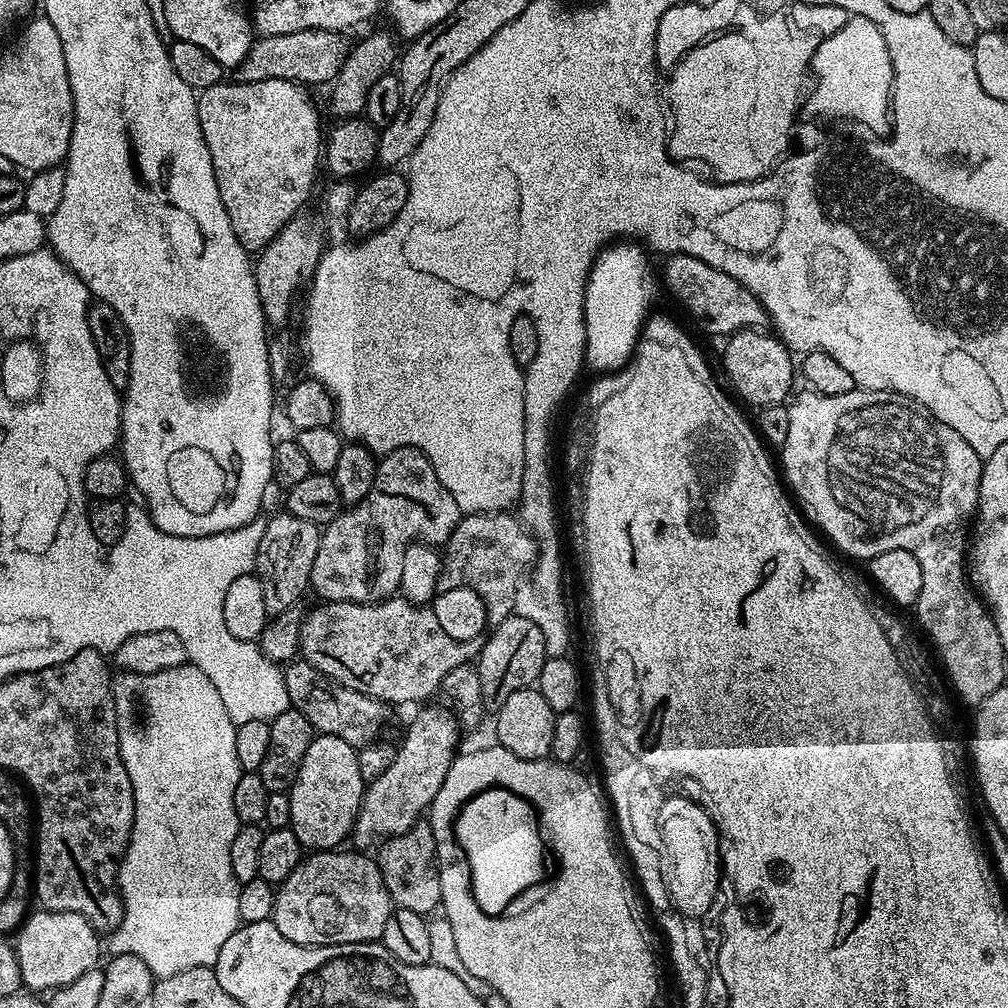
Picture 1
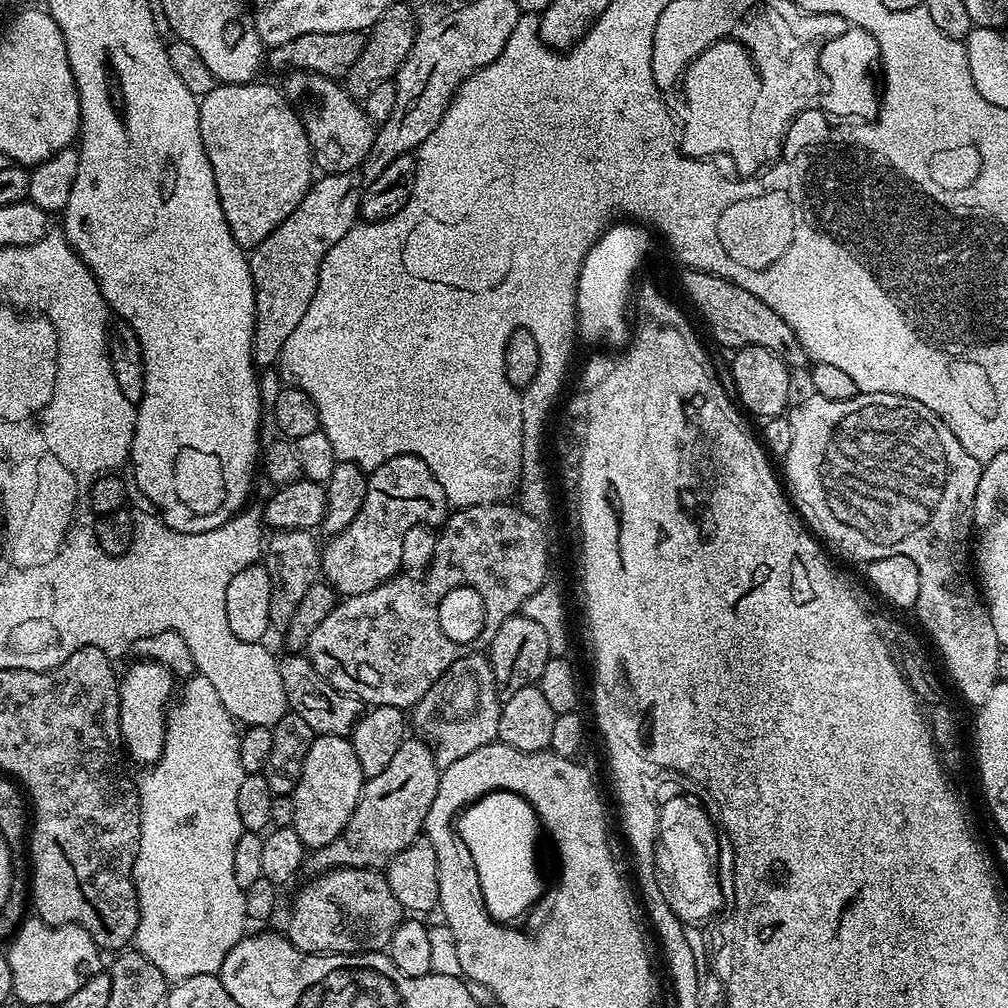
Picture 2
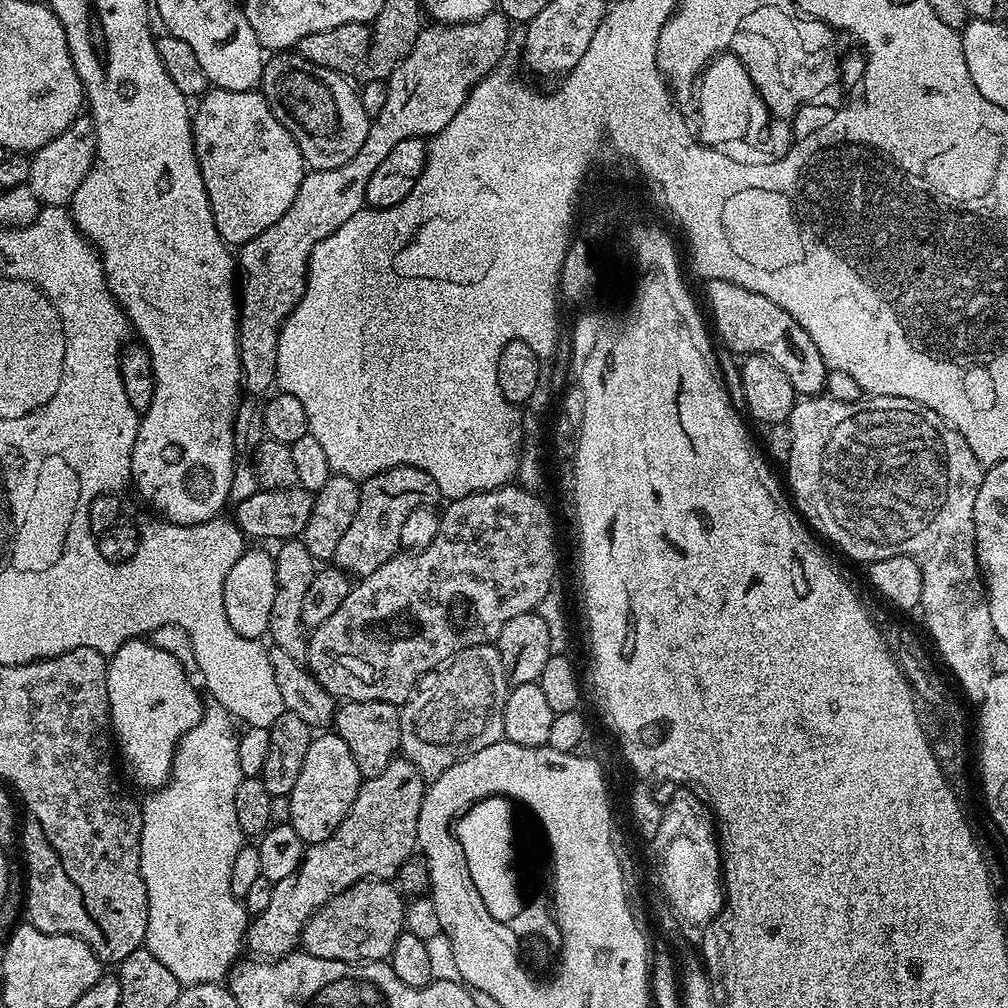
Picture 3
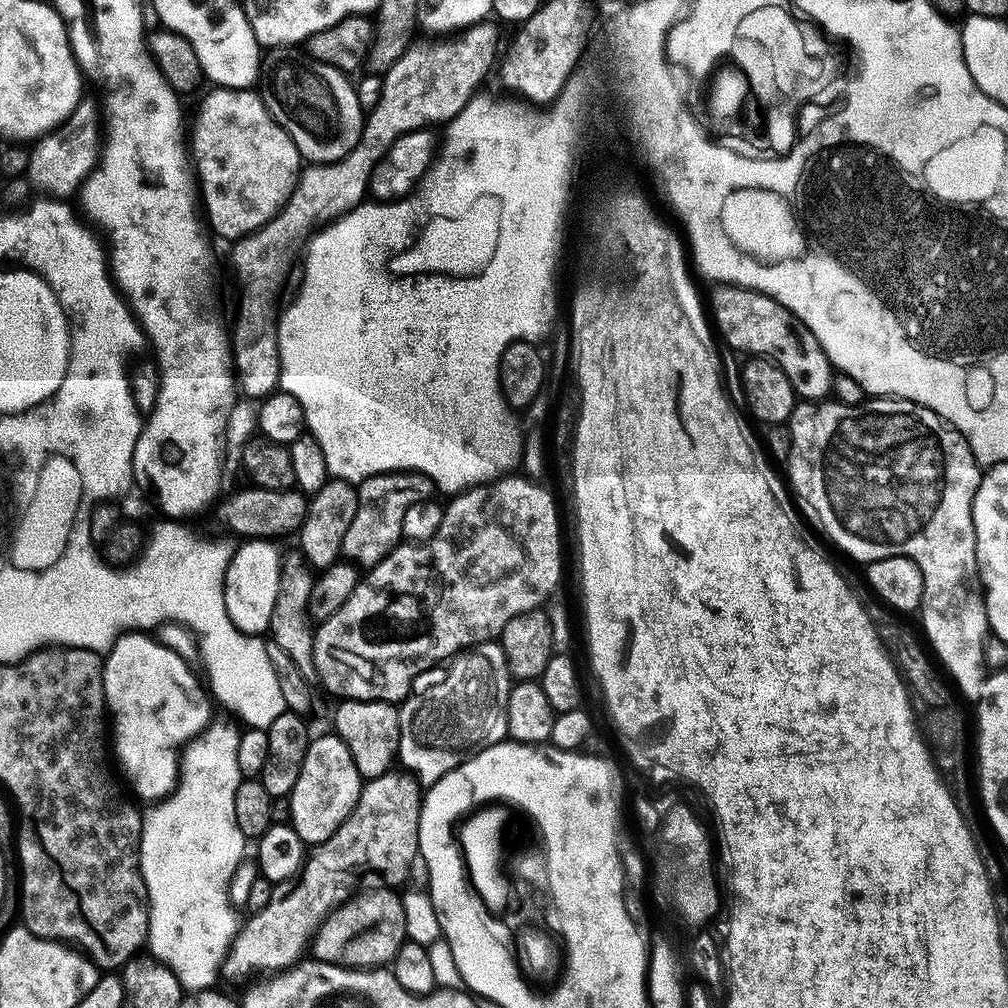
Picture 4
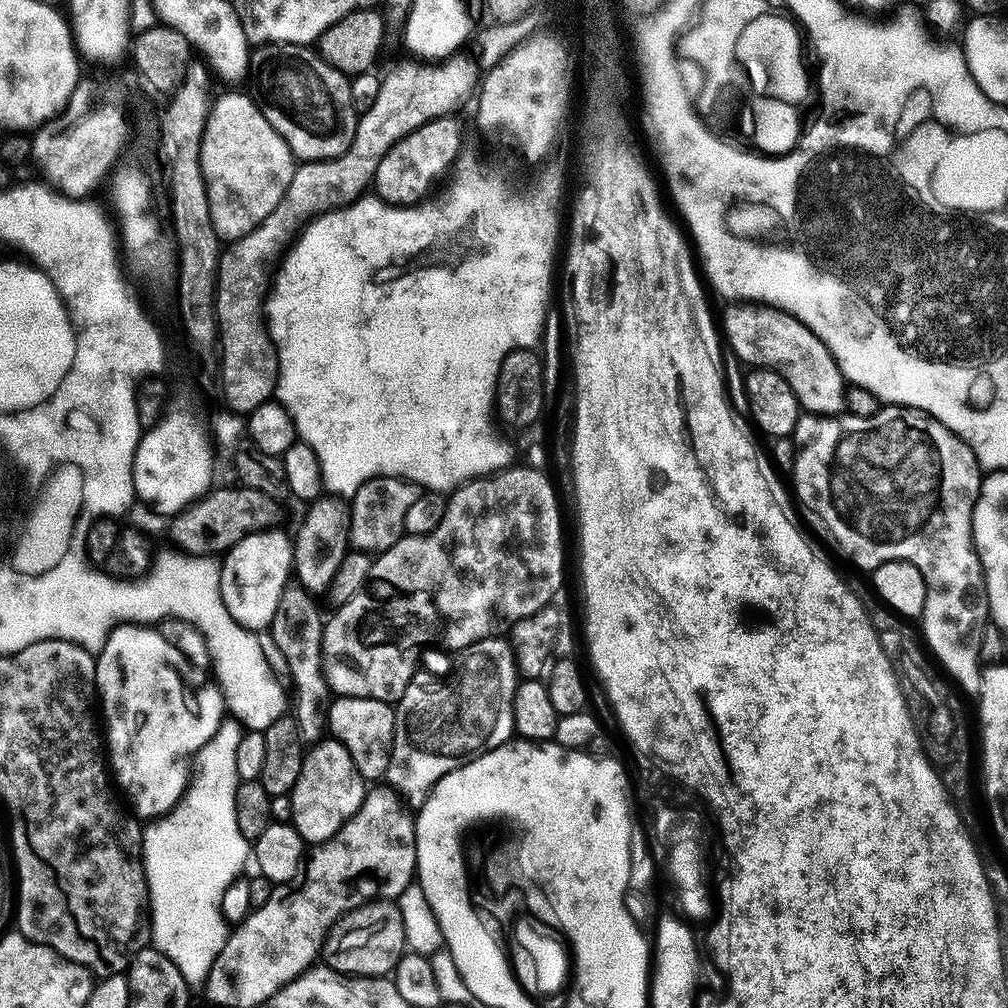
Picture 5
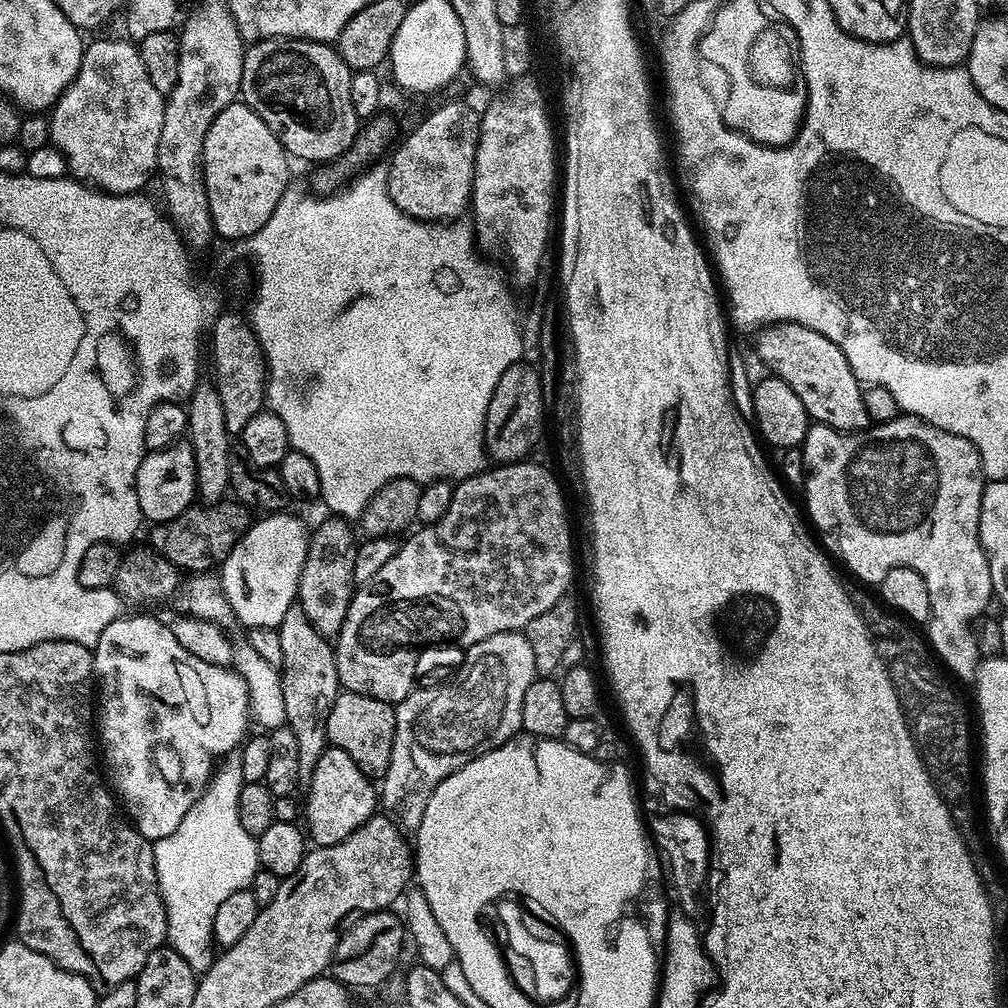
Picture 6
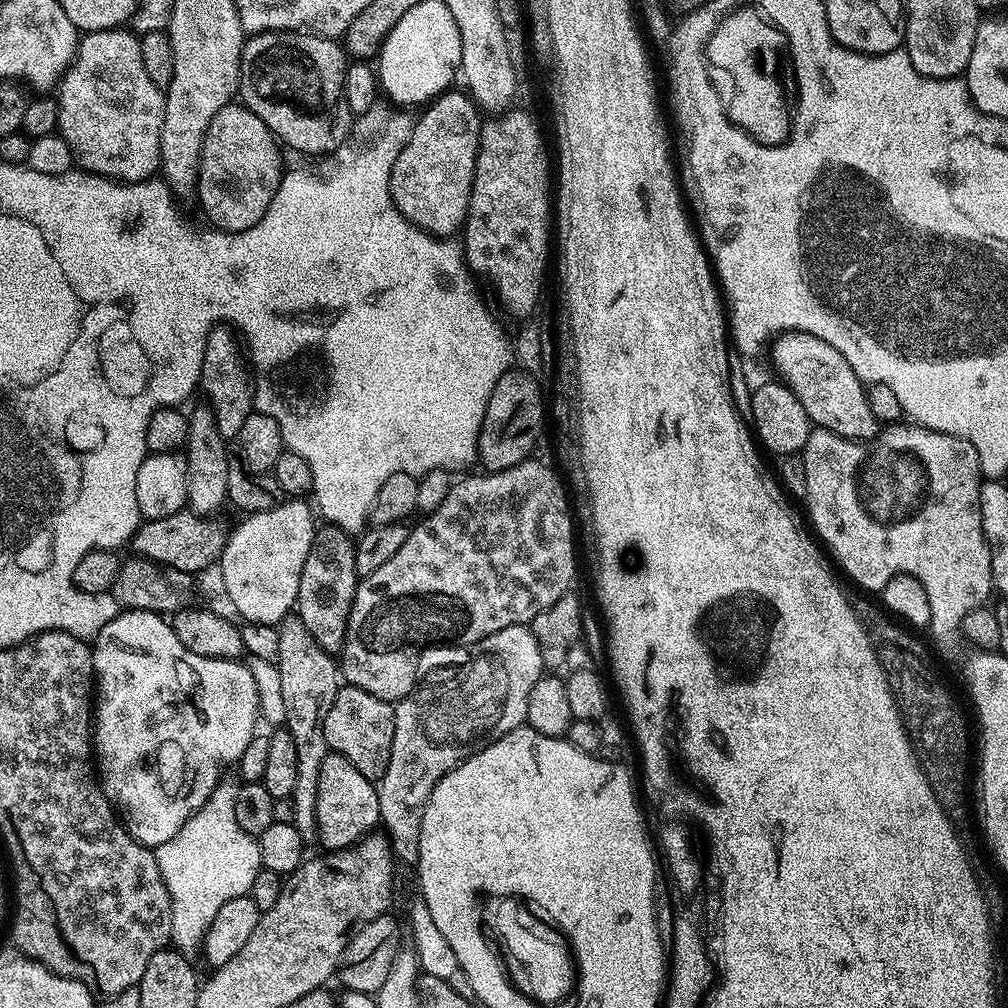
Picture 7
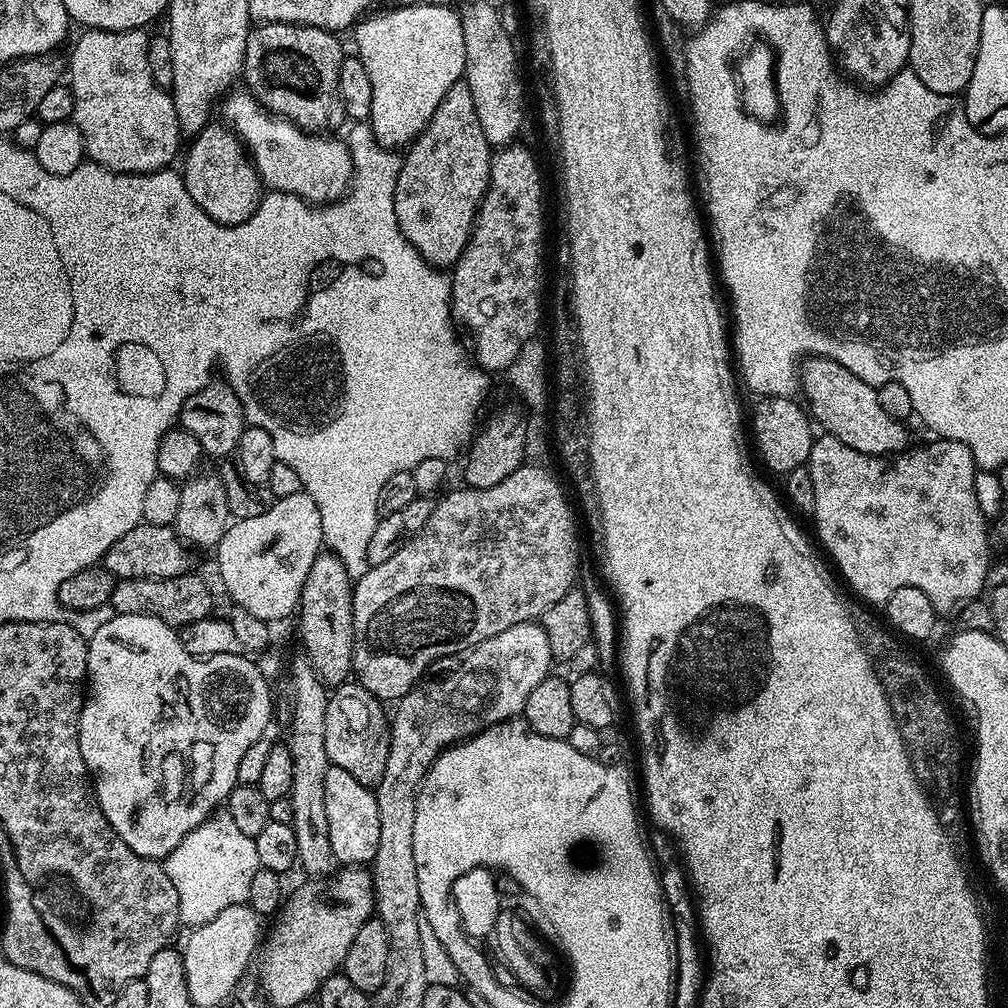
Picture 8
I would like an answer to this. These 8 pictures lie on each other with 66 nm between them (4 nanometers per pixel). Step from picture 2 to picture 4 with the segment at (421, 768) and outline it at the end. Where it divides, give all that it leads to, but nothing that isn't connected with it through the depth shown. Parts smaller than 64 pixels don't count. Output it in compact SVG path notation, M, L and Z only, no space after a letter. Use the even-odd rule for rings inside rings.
M396 775L367 781L346 822L342 822L326 842L311 849L297 875L273 887L270 902L266 902L262 910L251 913L249 920L239 925L220 967L223 979L236 984L251 972L276 974L291 968L309 951L324 919L338 905L357 895L363 880L369 880L369 885L381 884L393 890L401 887L399 884L412 872L412 863L418 860L422 796L407 775Z

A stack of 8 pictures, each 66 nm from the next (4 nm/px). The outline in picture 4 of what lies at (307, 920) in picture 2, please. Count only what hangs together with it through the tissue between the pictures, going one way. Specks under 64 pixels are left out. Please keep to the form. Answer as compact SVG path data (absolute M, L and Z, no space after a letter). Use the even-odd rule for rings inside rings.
M383 886L373 887L372 892L361 891L345 904L338 905L329 916L324 919L315 939L310 945L313 957L327 964L337 964L343 968L379 968L391 965L392 959L406 942L406 913L402 910L401 893Z

